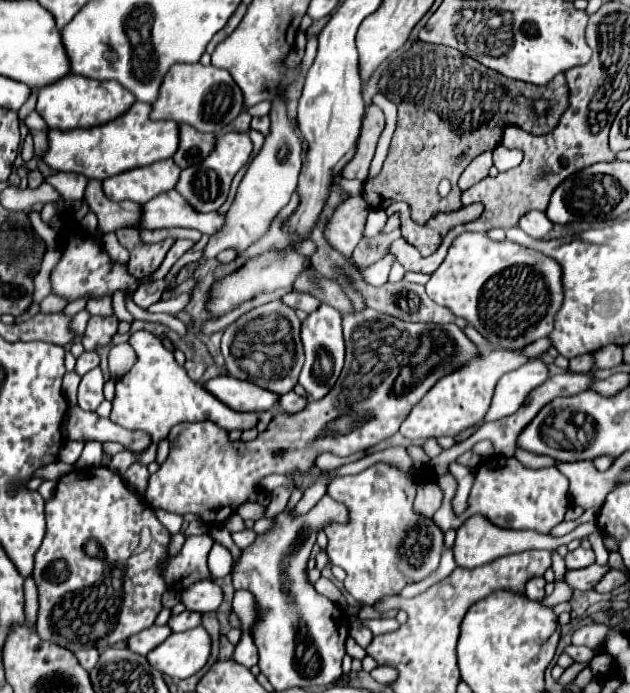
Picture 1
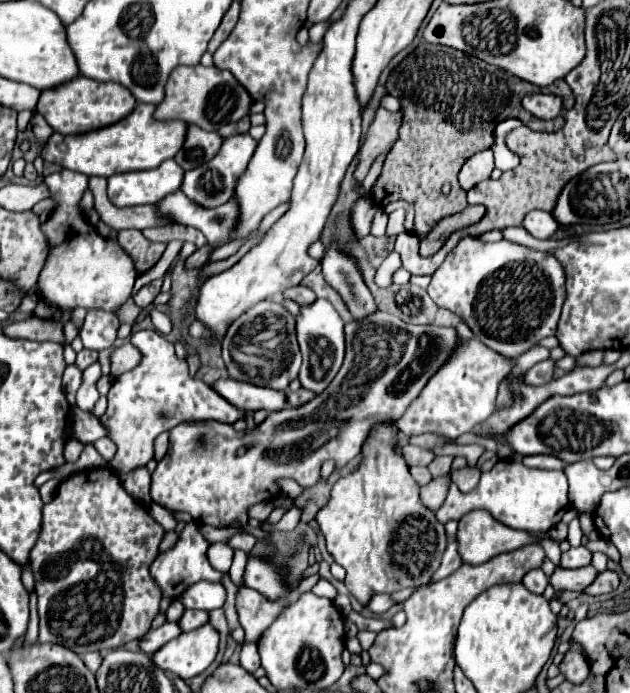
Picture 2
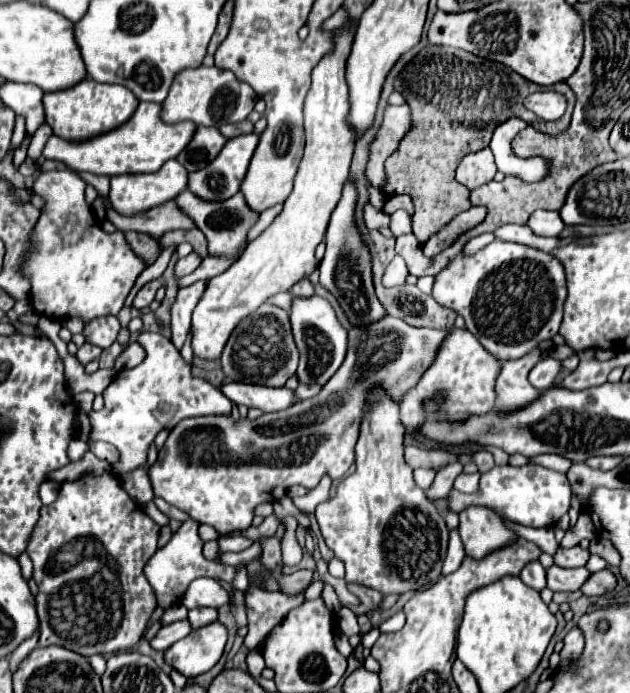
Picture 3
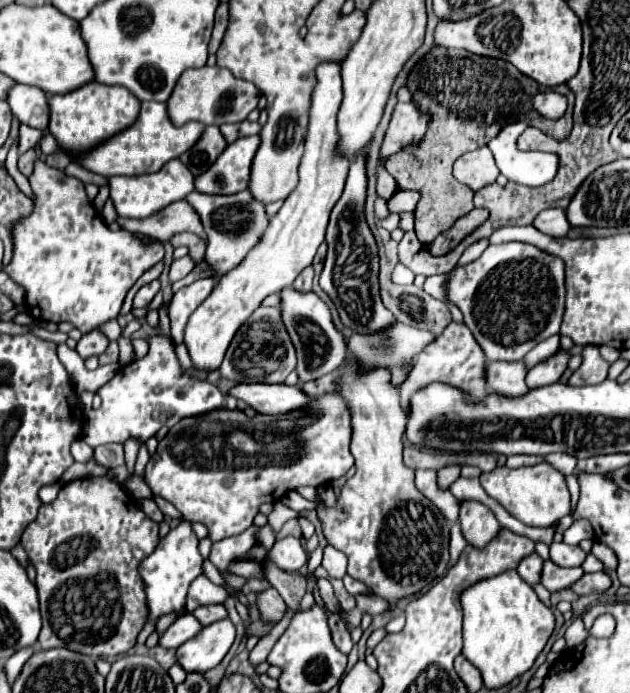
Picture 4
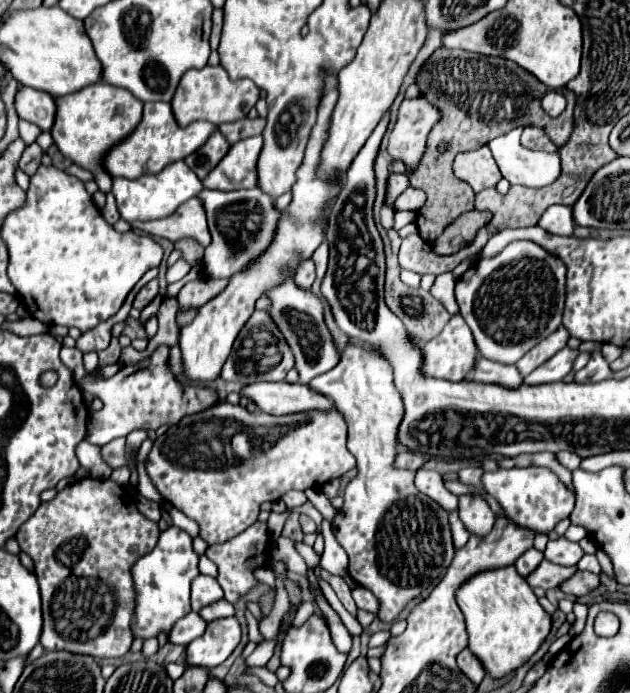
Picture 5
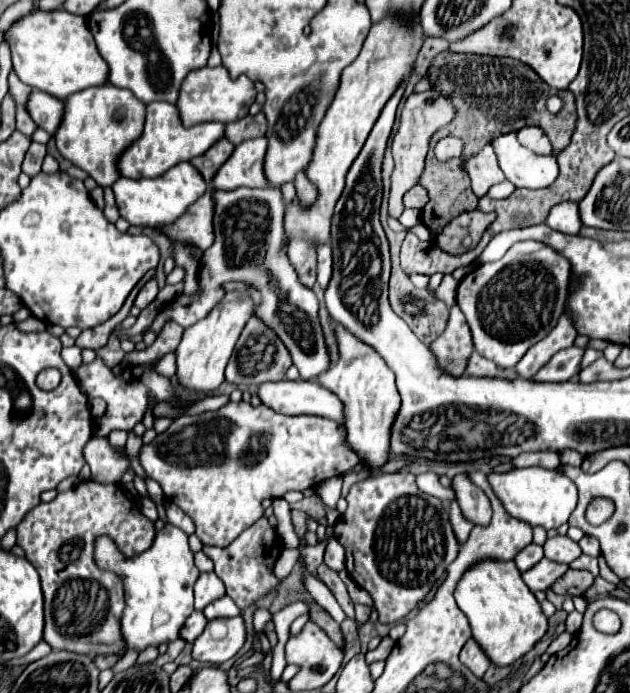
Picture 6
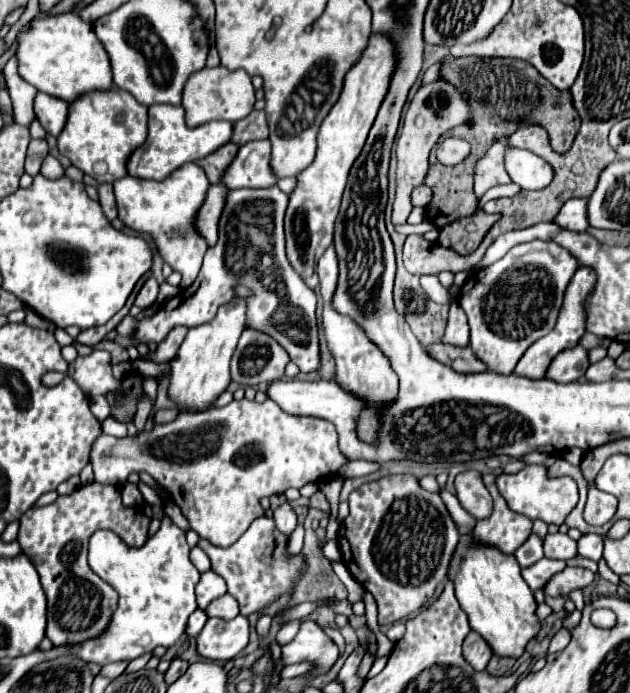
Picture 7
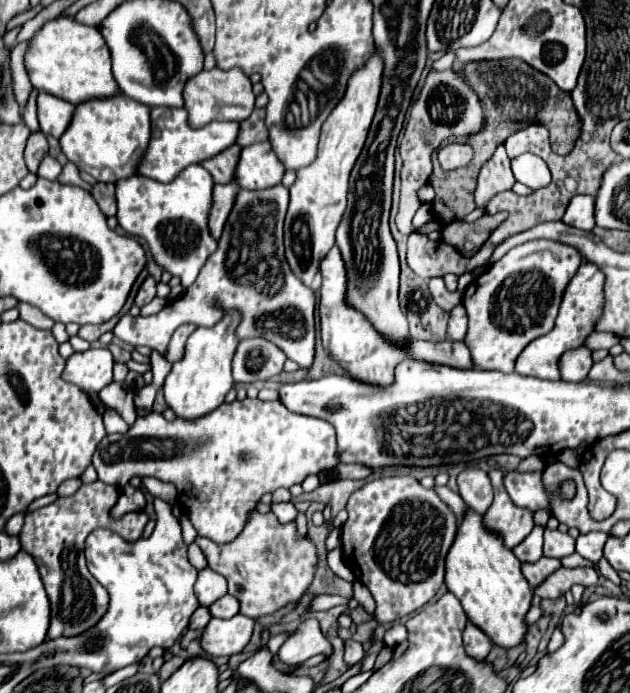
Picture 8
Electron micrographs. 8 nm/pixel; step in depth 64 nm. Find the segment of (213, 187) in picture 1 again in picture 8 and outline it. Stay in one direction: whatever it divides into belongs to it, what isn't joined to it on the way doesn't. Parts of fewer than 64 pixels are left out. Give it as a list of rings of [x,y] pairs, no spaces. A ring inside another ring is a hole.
[[[256,142],[242,148],[240,164],[236,164],[236,184],[246,190],[264,190],[280,184],[284,166],[272,152],[270,142]]]

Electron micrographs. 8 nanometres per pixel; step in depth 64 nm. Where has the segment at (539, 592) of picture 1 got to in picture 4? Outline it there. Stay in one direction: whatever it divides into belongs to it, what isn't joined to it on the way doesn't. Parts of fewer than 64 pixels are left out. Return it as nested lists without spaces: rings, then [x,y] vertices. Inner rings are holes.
[[[530,554],[528,558],[524,558],[518,566],[518,574],[524,582],[528,582],[530,586],[540,584],[540,574],[542,574],[542,558],[538,554]]]

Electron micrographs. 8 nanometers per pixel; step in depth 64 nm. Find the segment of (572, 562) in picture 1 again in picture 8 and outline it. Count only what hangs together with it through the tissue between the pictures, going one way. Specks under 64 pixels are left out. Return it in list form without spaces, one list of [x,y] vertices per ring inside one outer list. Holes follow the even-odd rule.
[[[548,528],[544,530],[544,556],[548,558],[570,556],[576,550],[574,544],[576,540],[560,530],[548,530]]]

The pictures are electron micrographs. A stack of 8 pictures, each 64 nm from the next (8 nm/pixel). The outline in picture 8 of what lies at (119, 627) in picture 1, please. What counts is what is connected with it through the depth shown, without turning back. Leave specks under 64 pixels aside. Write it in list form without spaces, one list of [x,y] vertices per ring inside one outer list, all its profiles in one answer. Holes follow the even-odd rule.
[[[92,482],[82,484],[78,492],[66,498],[58,498],[56,502],[28,512],[24,518],[24,526],[18,534],[22,550],[26,550],[38,564],[40,578],[44,582],[46,594],[50,598],[50,628],[48,638],[60,636],[78,636],[88,628],[94,628],[100,622],[104,610],[108,610],[108,590],[88,572],[84,558],[84,542],[86,536],[96,528],[110,528],[120,534],[126,542],[140,540],[148,516],[144,510],[128,512],[122,518],[112,518],[110,510],[118,502],[118,488]]]

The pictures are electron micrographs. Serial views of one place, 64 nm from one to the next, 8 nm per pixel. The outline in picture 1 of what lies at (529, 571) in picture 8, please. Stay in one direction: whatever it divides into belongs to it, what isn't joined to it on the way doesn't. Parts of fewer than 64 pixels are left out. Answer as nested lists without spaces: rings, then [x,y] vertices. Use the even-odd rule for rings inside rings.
[[[592,564],[588,568],[580,568],[580,570],[568,570],[566,572],[566,582],[570,584],[570,588],[578,588],[578,590],[592,590],[596,586],[596,582],[600,582],[600,578],[610,570],[610,564],[600,566],[600,564]]]

